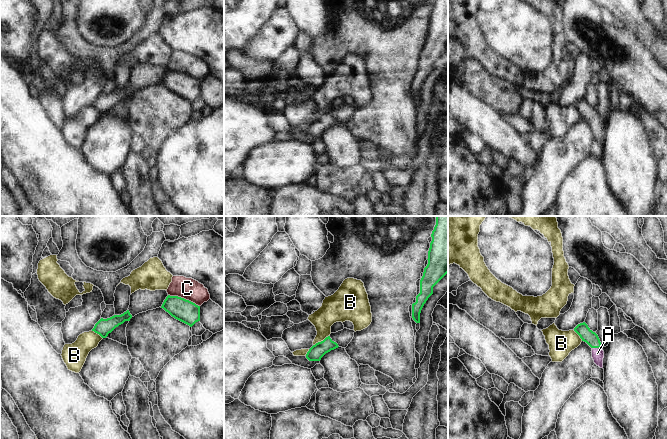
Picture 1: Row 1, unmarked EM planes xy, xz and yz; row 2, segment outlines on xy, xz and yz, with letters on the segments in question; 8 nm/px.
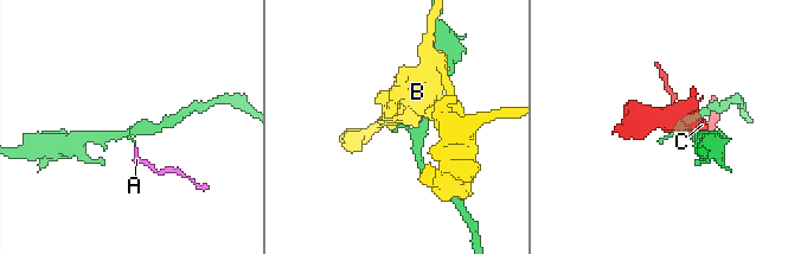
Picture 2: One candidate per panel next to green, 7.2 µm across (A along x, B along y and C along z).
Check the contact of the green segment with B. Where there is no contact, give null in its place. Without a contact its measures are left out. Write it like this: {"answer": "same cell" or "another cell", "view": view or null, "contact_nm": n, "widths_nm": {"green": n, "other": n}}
{"answer": "another cell", "view": "xz", "contact_nm": 160, "widths_nm": {"green": 120, "other": 180}}

